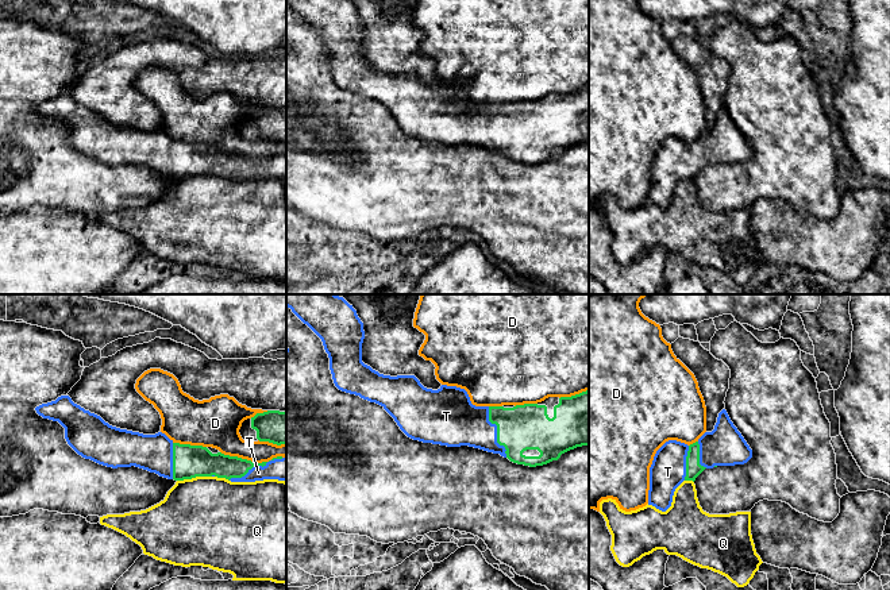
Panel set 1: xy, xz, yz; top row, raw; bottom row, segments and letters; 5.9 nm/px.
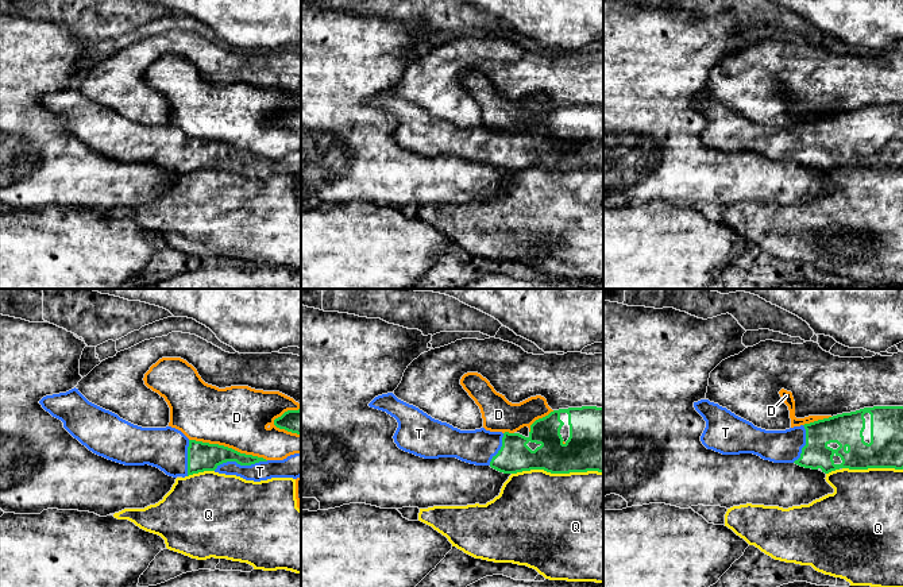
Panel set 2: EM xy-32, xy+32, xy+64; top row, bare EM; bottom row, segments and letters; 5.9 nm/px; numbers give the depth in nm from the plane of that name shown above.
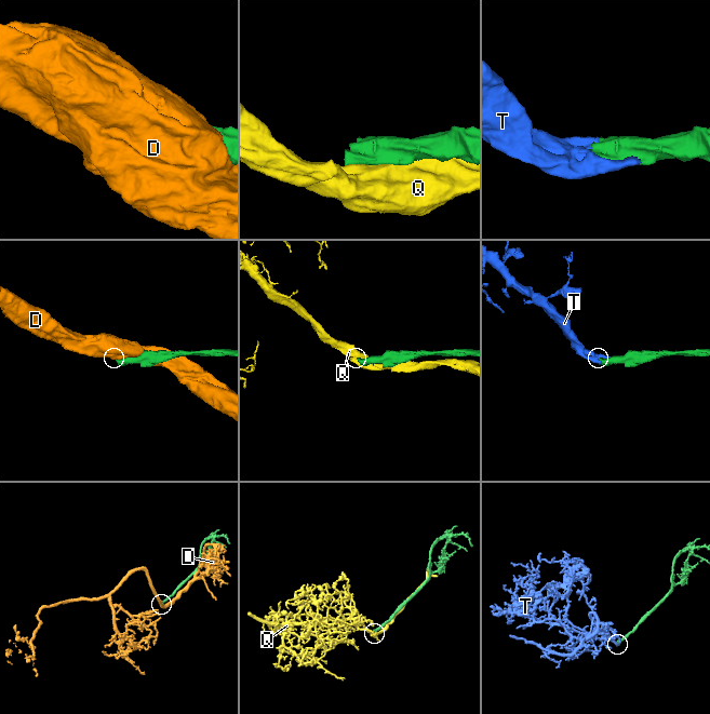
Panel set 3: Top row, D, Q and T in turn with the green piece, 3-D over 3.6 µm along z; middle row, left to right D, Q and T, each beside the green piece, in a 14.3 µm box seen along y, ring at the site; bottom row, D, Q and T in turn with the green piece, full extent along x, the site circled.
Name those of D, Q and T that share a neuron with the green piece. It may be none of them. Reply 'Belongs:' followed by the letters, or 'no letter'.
Belongs: T

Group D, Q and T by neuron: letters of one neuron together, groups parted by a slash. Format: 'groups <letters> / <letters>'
groups D / Q / T

